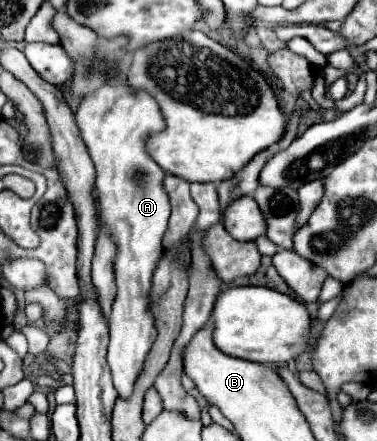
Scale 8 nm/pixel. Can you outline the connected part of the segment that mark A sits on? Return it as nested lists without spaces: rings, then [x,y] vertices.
[[[127,84],[95,90],[81,102],[75,120],[97,170],[99,216],[105,232],[109,232],[109,238],[117,248],[113,260],[117,298],[109,316],[111,340],[107,348],[107,364],[117,394],[129,398],[145,356],[157,336],[153,310],[149,308],[149,284],[153,280],[153,268],[157,268],[157,262],[163,256],[163,234],[171,212],[169,196],[163,188],[165,172],[145,152],[143,136],[163,130],[165,122],[157,102],[147,92],[131,92]]]

